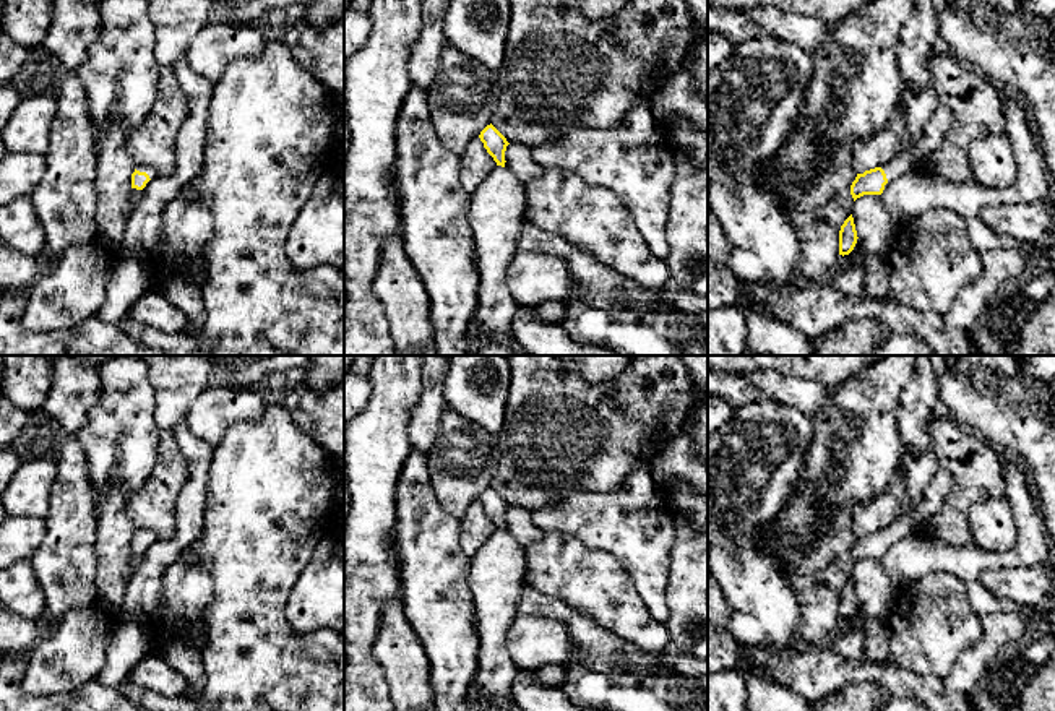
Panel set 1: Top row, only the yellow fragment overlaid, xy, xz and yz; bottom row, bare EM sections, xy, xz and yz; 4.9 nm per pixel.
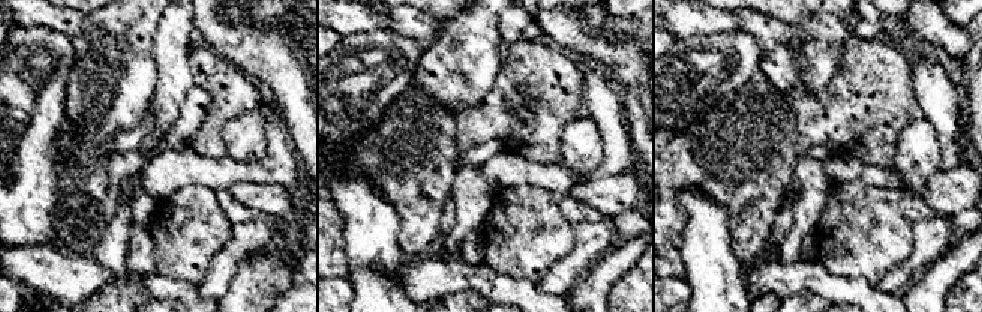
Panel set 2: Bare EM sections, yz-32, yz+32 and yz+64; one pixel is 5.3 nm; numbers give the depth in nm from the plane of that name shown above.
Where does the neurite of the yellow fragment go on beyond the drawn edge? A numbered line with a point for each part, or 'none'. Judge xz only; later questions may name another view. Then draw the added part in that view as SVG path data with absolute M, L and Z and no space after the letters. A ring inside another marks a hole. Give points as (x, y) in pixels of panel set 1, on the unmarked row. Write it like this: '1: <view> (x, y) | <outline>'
none

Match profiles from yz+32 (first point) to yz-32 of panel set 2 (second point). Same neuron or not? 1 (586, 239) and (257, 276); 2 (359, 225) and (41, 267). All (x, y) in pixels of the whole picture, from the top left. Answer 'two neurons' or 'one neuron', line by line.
1: two neurons
2: two neurons

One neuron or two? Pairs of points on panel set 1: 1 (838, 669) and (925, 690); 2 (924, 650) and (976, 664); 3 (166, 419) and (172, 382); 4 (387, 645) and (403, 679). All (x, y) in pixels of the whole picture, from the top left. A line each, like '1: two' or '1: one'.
1: one
2: two
3: one
4: one

